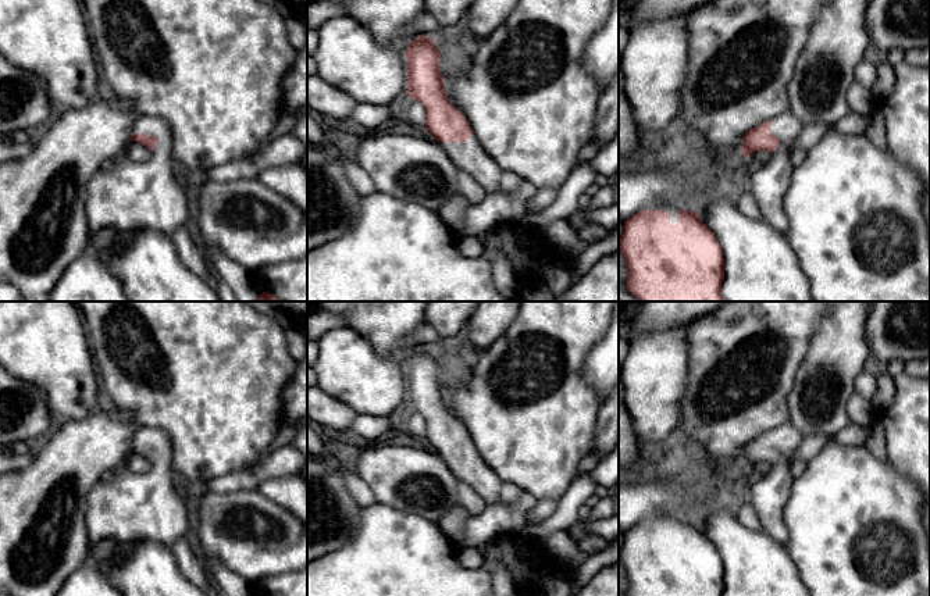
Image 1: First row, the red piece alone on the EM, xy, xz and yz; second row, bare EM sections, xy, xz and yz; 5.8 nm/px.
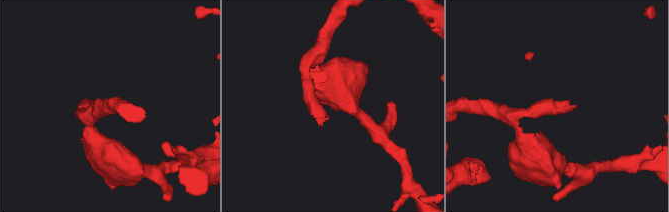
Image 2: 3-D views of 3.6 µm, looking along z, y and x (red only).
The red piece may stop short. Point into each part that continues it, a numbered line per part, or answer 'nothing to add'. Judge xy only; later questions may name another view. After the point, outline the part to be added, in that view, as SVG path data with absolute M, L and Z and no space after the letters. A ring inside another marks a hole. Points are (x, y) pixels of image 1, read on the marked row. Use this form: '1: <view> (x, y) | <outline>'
1: xy (131, 195) | M139 115L132 133L157 136L157 146L145 163L120 157L111 169L100 168L90 178L85 203L89 229L150 228L171 239L179 226L192 226L193 217L192 197L177 181L171 129L160 117Z

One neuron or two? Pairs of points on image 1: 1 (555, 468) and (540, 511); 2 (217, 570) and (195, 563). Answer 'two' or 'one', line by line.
1: two
2: two

